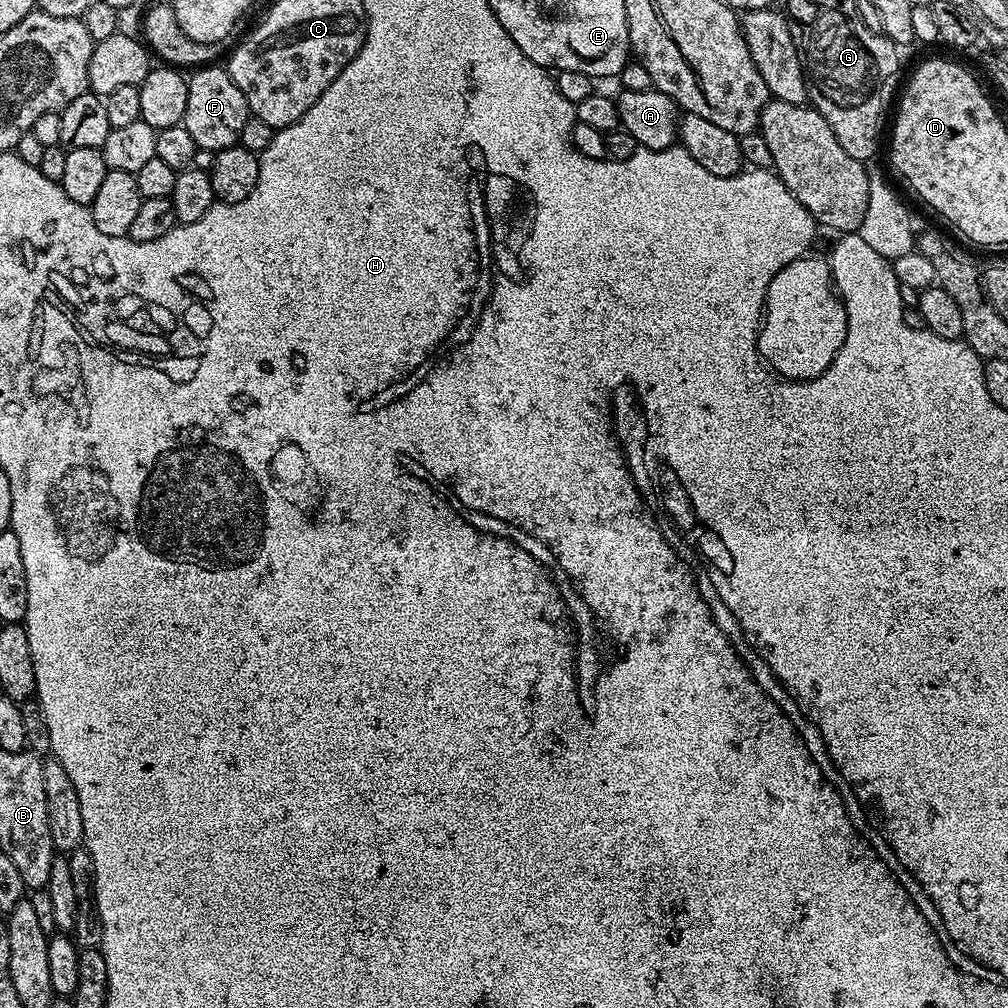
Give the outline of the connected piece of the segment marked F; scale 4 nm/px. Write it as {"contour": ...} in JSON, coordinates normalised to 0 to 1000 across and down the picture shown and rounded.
{"contour":[[[199,65],[187,75],[187,92],[185,93],[185,113],[183,127],[188,129],[195,147],[203,147],[212,152],[222,147],[232,147],[237,144],[240,125],[244,125],[247,117],[246,102],[232,85],[225,66]]]}

